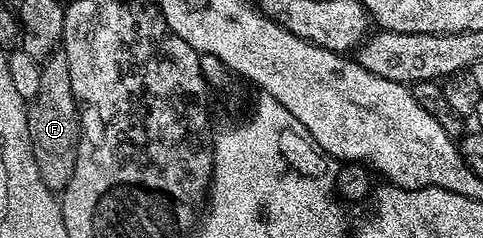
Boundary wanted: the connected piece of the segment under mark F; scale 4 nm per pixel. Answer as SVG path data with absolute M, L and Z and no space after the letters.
M57 49L40 64L38 93L28 103L28 128L30 145L34 149L34 161L38 161L38 173L52 191L63 192L74 177L74 165L78 165L80 148L80 104L70 85L70 61L68 54Z

